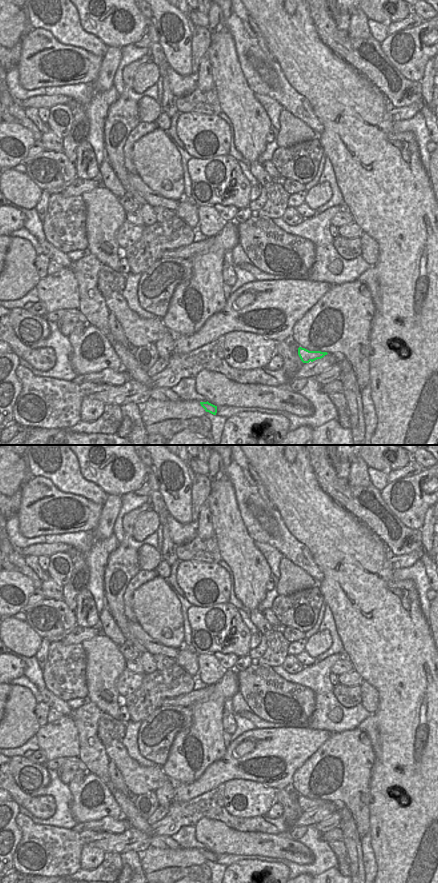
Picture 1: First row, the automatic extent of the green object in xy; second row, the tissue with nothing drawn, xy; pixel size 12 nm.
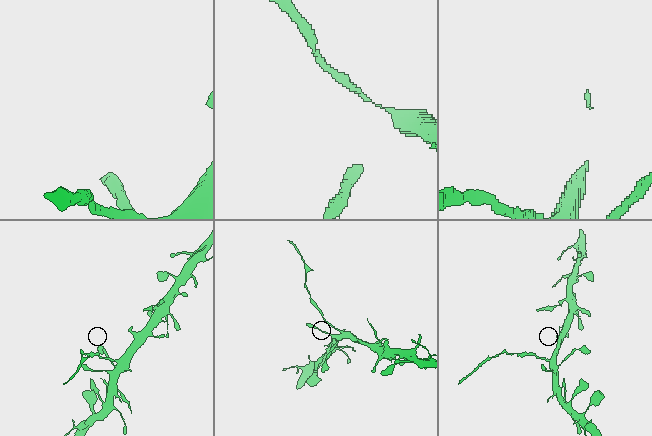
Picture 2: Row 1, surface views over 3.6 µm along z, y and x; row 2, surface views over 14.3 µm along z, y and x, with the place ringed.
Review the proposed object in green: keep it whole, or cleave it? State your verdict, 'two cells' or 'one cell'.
two cells

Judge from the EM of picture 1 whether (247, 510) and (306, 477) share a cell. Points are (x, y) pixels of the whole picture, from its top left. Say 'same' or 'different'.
different

